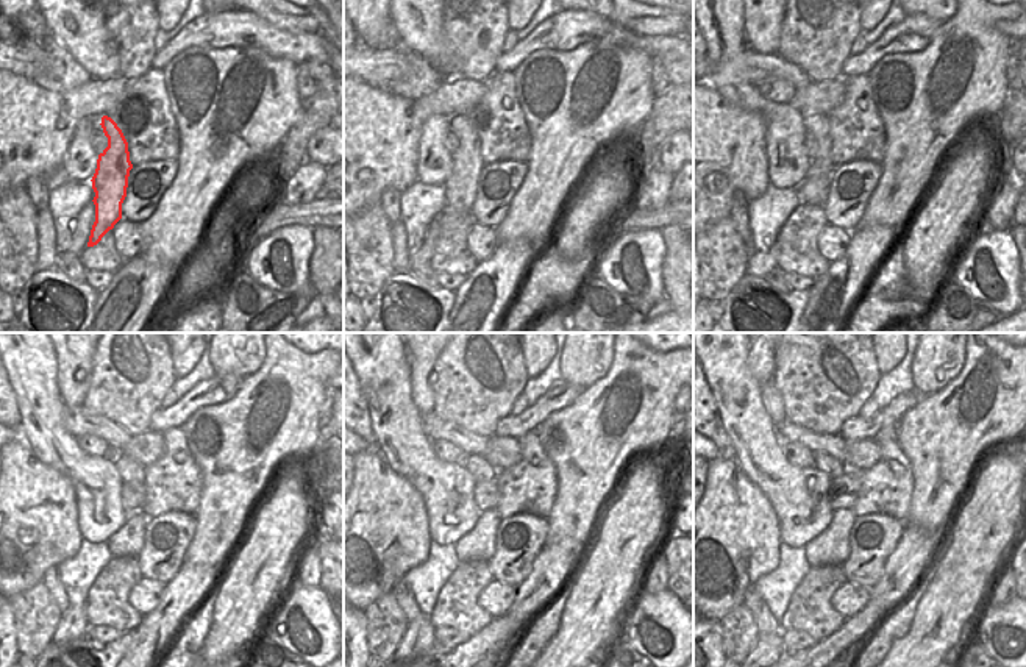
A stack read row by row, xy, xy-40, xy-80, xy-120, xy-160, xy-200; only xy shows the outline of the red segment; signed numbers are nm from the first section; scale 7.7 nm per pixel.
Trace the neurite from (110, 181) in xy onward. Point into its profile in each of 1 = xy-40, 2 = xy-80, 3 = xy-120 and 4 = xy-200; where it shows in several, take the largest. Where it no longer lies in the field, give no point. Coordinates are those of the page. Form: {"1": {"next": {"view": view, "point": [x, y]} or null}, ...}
{"1": {"next": {"view": "xy-40", "point": [461, 186]}}, "2": {"next": {"view": "xy-80", "point": [814, 188]}}, "3": {"next": {"view": "xy-120", "point": [130, 470]}}, "4": {"next": {"view": "xy-200", "point": [825, 463]}}}

